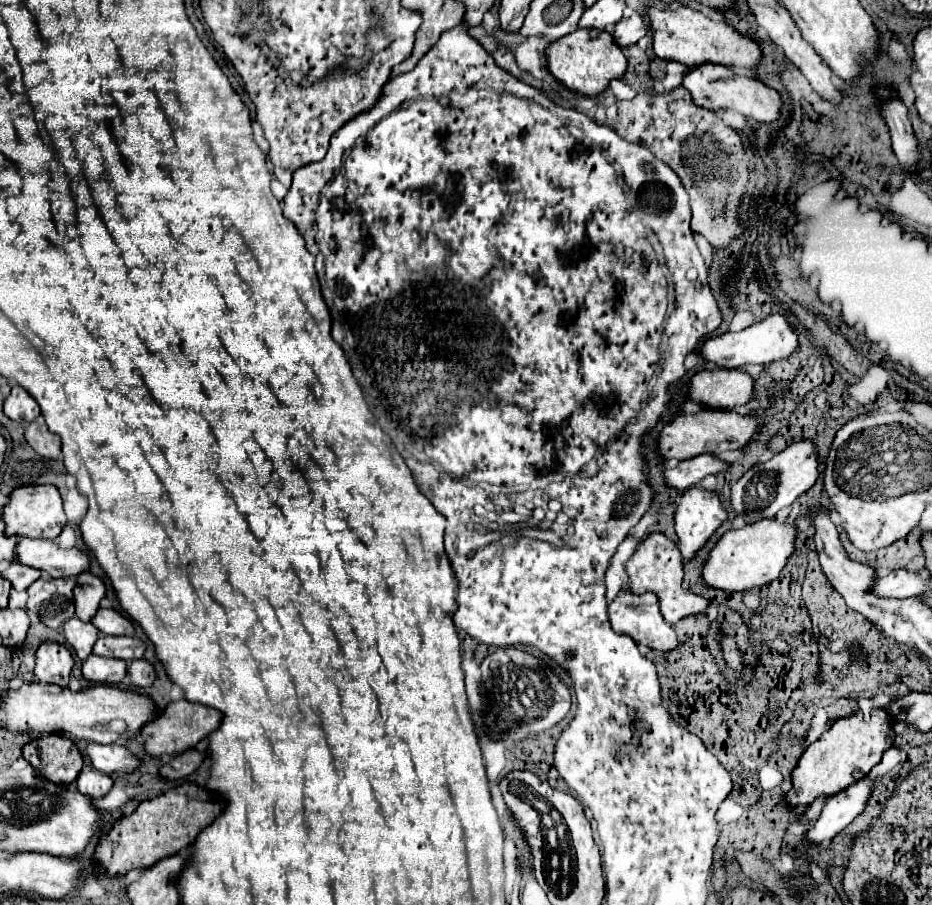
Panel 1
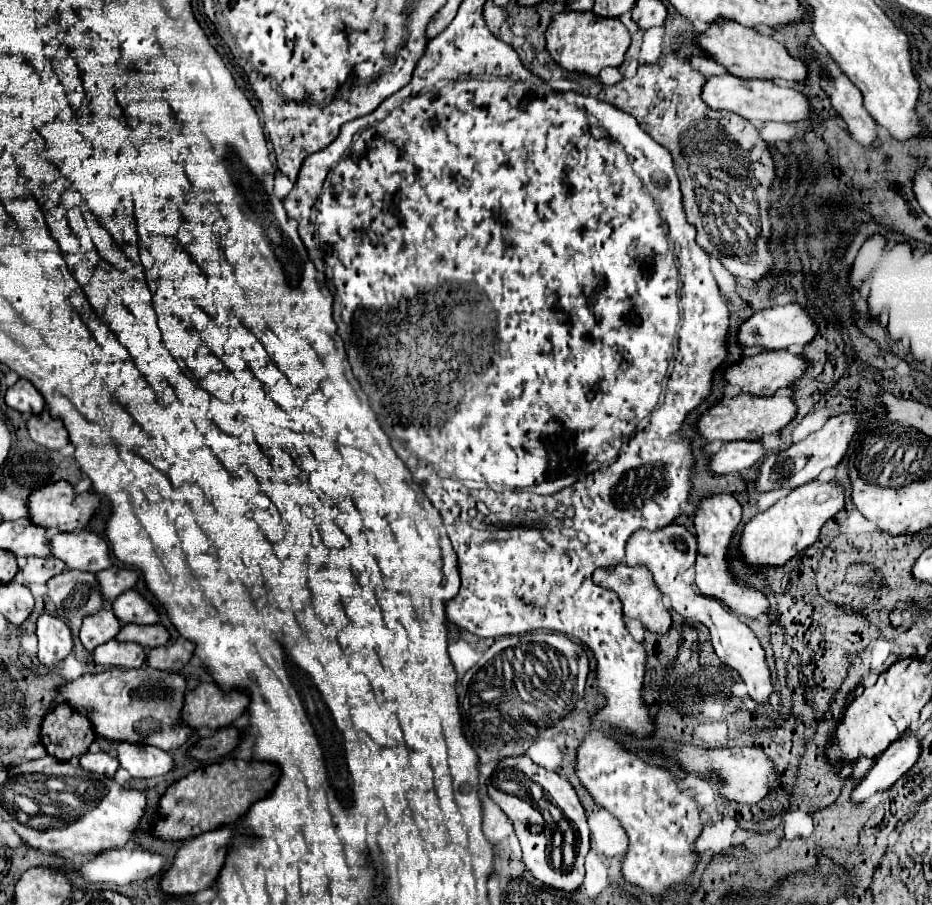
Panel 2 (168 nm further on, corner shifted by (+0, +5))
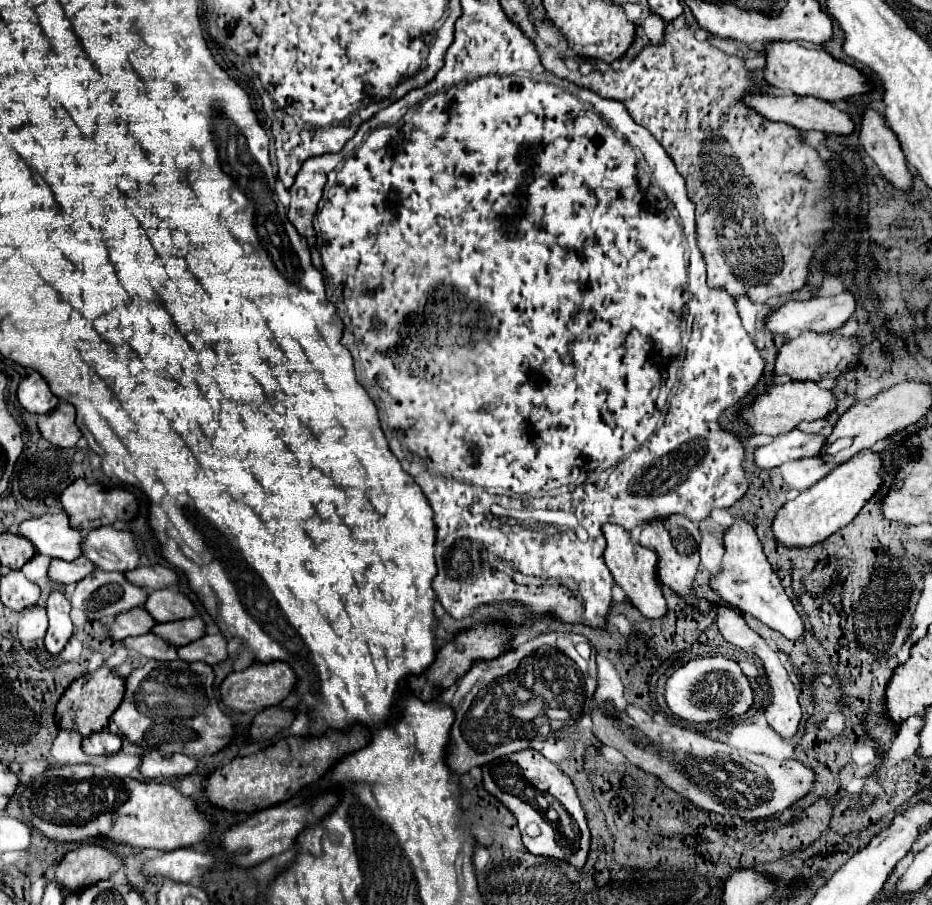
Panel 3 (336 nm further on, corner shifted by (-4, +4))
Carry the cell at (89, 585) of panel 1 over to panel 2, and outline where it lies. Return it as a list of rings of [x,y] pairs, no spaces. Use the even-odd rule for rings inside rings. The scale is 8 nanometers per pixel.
[[[111,566],[107,570],[97,572],[97,582],[99,582],[99,590],[101,596],[105,598],[105,602],[113,602],[113,598],[117,598],[119,594],[131,590],[137,582],[137,574],[129,568],[117,568]]]

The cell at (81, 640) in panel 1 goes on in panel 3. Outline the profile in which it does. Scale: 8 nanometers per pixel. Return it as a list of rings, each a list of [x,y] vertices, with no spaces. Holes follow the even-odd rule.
[[[135,607],[133,611],[121,613],[113,625],[109,625],[111,639],[127,639],[133,635],[145,635],[153,629],[157,621],[147,613],[145,607]]]

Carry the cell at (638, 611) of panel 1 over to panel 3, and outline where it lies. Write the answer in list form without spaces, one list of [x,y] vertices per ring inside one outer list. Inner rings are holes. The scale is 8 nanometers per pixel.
[[[605,523],[603,525],[603,535],[607,539],[607,547],[605,547],[605,565],[609,567],[611,575],[615,577],[615,581],[625,589],[627,597],[631,599],[631,603],[645,615],[645,617],[663,617],[667,613],[667,603],[663,599],[661,587],[655,579],[655,565],[657,565],[657,555],[653,551],[649,551],[647,547],[643,547],[631,531],[613,525],[613,523]]]

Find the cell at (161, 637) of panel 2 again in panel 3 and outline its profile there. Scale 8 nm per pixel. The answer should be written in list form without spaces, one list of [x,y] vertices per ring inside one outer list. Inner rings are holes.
[[[193,617],[193,619],[157,623],[153,627],[153,633],[159,633],[163,639],[169,639],[169,643],[177,643],[177,647],[183,647],[205,635],[205,621],[201,617]]]

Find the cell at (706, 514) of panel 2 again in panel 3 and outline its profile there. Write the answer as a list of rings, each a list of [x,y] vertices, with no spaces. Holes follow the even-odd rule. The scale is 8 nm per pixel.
[[[739,519],[735,521],[725,533],[725,557],[723,557],[723,571],[719,577],[711,579],[711,587],[719,593],[725,601],[729,601],[739,611],[757,617],[767,627],[783,633],[791,641],[803,641],[805,625],[801,615],[797,613],[795,605],[787,597],[781,579],[773,571],[771,563],[767,561],[761,543],[753,531],[753,527]]]

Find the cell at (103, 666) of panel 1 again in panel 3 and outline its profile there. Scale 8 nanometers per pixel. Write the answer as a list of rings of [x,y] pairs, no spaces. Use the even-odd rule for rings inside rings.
[[[147,633],[147,635],[141,635],[141,637],[129,637],[123,643],[129,649],[135,649],[145,657],[153,657],[153,659],[161,659],[161,661],[177,659],[177,647],[171,645],[169,641],[161,639],[155,633]]]

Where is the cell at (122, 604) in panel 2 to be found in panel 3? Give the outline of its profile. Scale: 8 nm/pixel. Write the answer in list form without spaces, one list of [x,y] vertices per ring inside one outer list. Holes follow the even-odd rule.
[[[161,589],[153,591],[145,603],[145,609],[157,621],[177,621],[197,615],[195,603],[181,591],[175,589]]]

